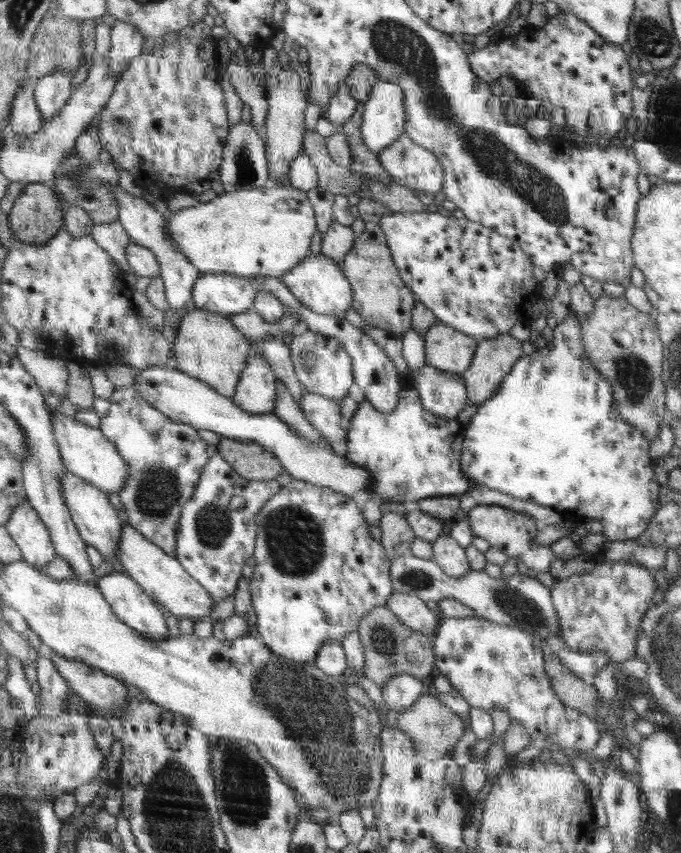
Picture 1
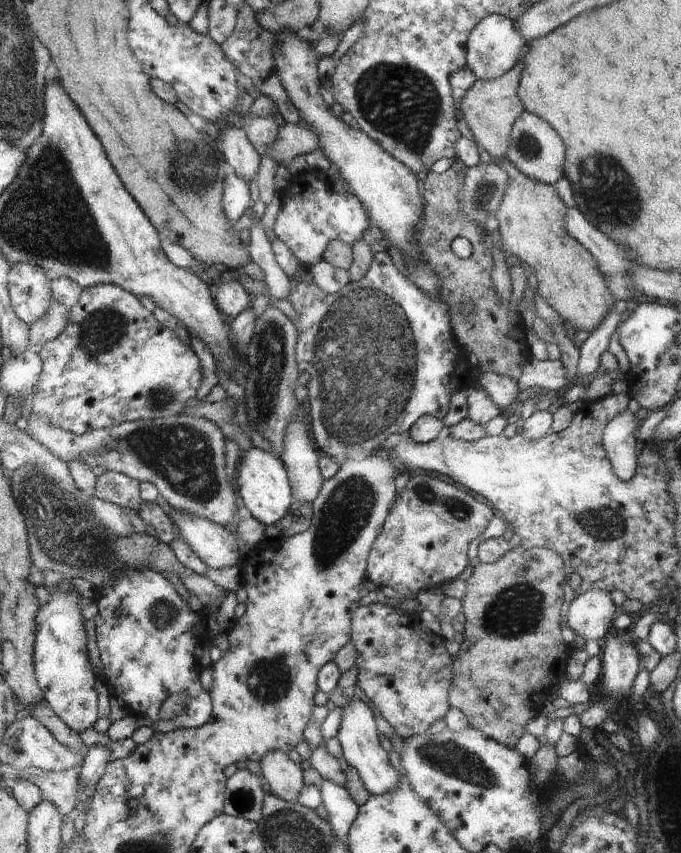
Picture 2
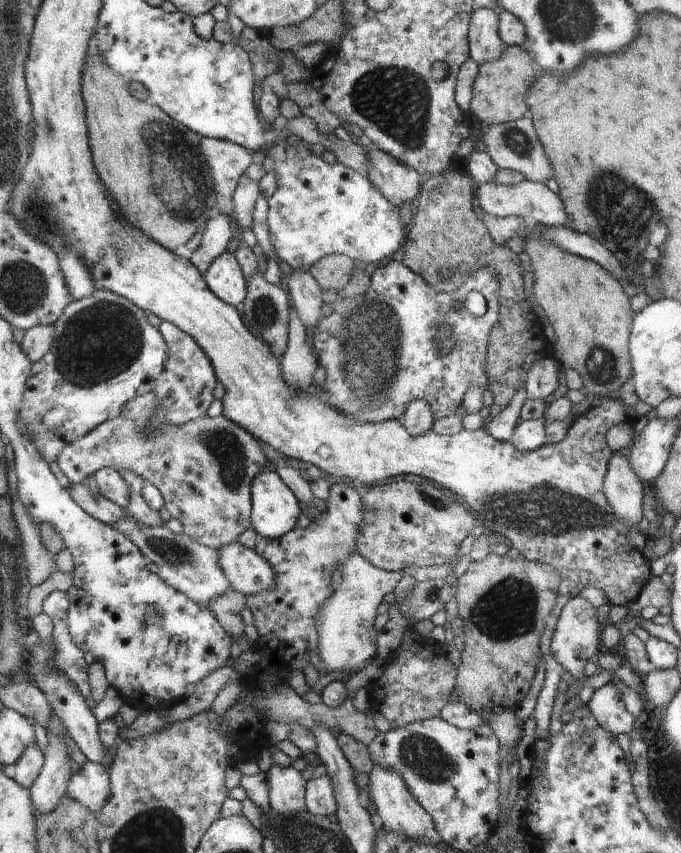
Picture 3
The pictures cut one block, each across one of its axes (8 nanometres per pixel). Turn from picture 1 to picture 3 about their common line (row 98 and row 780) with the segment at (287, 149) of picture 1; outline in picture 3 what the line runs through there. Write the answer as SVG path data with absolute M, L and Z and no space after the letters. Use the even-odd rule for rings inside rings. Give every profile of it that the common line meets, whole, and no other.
M273 765L267 773L269 804L280 816L292 816L306 810L305 789L307 781L291 766Z

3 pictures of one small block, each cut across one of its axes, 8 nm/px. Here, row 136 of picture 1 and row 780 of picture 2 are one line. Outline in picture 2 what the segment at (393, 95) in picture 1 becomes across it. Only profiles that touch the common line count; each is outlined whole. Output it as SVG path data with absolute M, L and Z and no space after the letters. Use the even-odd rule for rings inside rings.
M352 699L348 705L341 708L341 719L336 737L342 747L343 758L348 766L359 772L363 785L371 796L386 794L399 785L401 774L398 774L392 768L392 764L388 762L388 754L380 746L380 740L378 740L376 720L374 720L370 708L362 700Z

